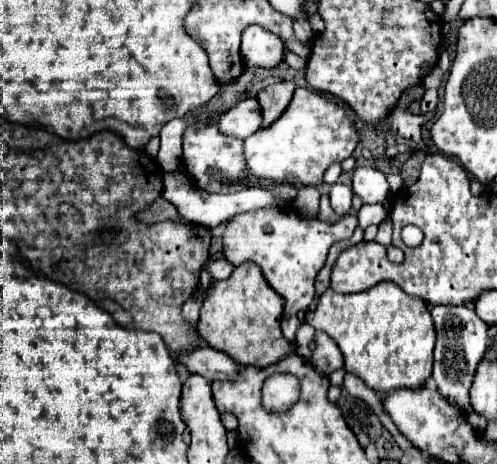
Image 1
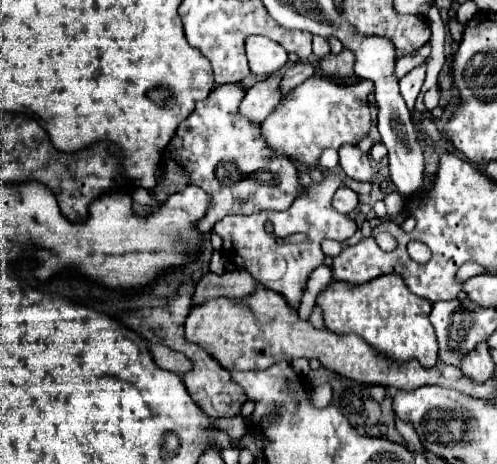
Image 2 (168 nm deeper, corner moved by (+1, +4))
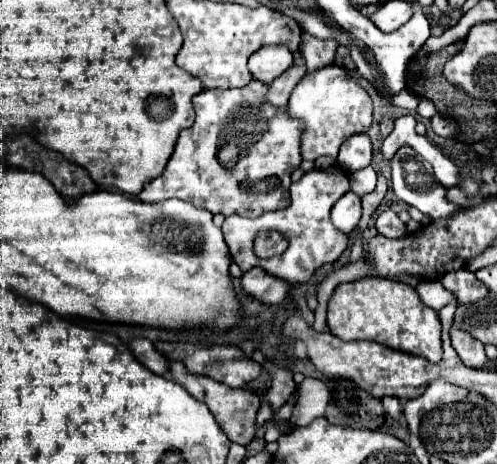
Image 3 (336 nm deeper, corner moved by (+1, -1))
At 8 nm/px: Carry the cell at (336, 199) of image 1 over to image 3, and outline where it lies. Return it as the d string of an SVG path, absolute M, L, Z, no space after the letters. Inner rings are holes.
M349 191L333 205L331 221L339 231L351 233L357 227L359 219L361 219L361 197Z

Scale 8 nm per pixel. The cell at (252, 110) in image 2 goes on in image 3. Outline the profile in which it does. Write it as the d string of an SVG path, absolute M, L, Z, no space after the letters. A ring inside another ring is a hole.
M305 63L301 65L291 65L281 77L277 77L271 85L269 85L269 93L267 93L267 101L275 107L285 107L291 91L295 89L295 85L301 81L301 77L305 75Z

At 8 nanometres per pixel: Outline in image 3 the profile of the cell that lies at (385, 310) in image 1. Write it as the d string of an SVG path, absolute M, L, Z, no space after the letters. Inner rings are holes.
M365 277L355 283L337 285L327 307L327 325L335 337L345 341L375 341L397 351L425 357L431 363L439 363L443 355L437 311L419 299L415 287L401 281Z

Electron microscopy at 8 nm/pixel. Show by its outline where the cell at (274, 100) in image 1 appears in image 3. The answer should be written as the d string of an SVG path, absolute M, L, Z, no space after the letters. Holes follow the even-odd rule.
M303 33L301 39L303 39L301 41L301 53L303 53L303 59L307 63L307 73L313 73L319 67L335 61L335 51L339 45L333 39L321 41L319 37L313 37L309 33Z

